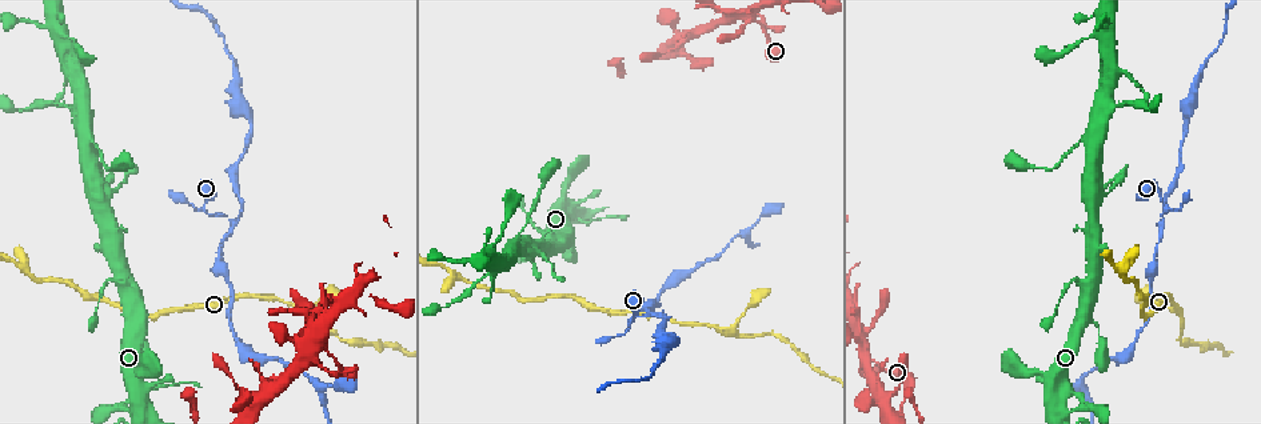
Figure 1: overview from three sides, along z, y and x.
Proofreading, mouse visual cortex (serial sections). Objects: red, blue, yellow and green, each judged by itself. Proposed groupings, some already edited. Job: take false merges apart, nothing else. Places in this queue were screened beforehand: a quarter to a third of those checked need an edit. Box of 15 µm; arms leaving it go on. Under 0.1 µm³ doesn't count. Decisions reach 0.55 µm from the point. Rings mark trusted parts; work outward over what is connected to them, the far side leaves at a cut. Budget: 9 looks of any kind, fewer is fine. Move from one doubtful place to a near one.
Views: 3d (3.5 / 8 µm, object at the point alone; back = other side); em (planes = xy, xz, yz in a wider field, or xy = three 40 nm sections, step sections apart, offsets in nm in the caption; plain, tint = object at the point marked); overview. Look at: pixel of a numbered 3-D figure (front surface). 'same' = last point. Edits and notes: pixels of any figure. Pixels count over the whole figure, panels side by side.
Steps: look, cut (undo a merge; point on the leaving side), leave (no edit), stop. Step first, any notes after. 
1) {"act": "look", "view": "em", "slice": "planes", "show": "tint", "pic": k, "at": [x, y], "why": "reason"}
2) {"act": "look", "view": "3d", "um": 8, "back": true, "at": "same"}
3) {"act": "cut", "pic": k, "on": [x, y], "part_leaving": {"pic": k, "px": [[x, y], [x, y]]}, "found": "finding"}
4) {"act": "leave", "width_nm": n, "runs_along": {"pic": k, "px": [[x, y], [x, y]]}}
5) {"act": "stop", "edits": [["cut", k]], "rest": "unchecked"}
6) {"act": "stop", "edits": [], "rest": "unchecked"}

{"act": "look", "view": "3d", "um": 3.5, "pic": 1, "at": [1162, 223], "why": "side arm on a straight run"}

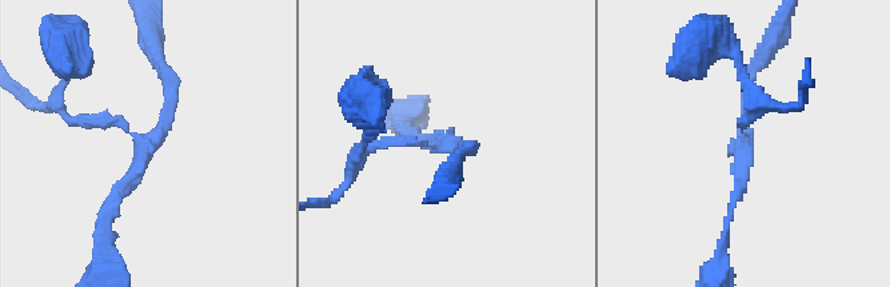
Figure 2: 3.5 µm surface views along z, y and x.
{"act": "look", "view": "em", "slice": "xy", "step": 5, "show": "tint", "pic": 2, "at": [746, 146], "arms": 3, "arm_widths_nm": [150, 150, 150], "why": "now the EM"}

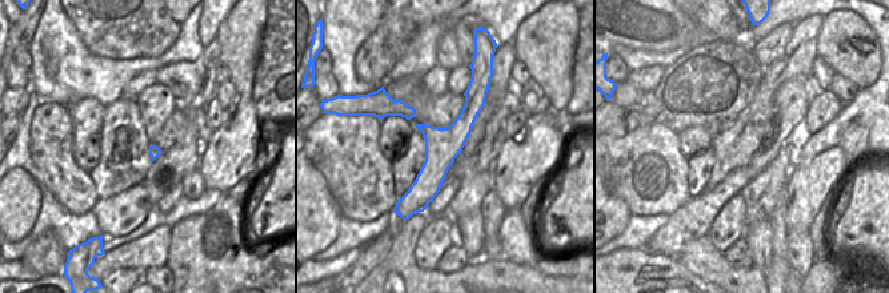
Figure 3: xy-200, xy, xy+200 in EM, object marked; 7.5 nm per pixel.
{"act": "leave", "found": "all the same cell"}

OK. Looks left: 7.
{"act": "look", "view": "3d", "um": 3.5, "pic": 1, "at": [1173, 310], "why": "arms part here"}

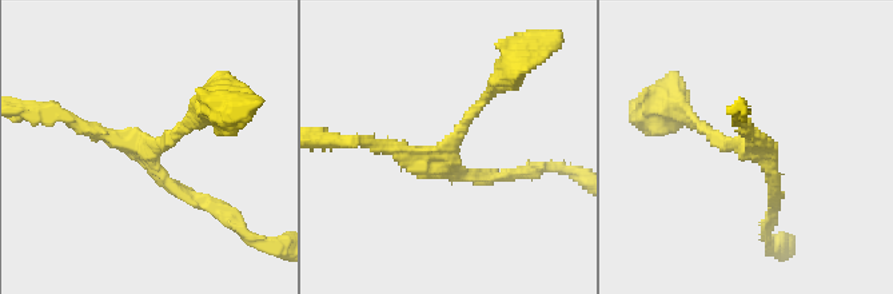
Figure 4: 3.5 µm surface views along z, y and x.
{"act": "leave", "arms": 3, "runs_along": {"pic": 4, "px": [[361, 139], [439, 157], [489, 92]]}, "found": "continuous, no second cell"}

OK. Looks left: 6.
{"act": "look", "view": "3d", "um": 8, "pic": 1, "at": [320, 385], "why": "branch point"}

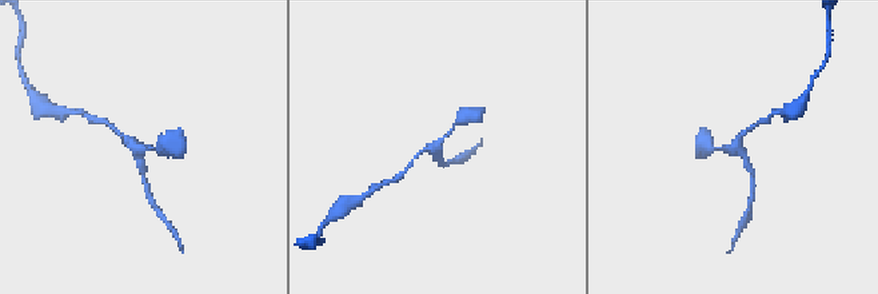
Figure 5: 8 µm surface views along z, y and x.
{"act": "look", "view": "em", "slice": "xy", "step": 3, "show": "tint", "pic": 5, "at": [434, 147], "arms": 3, "arm_widths_nm": [100, 150, 200], "why": "now the EM"}

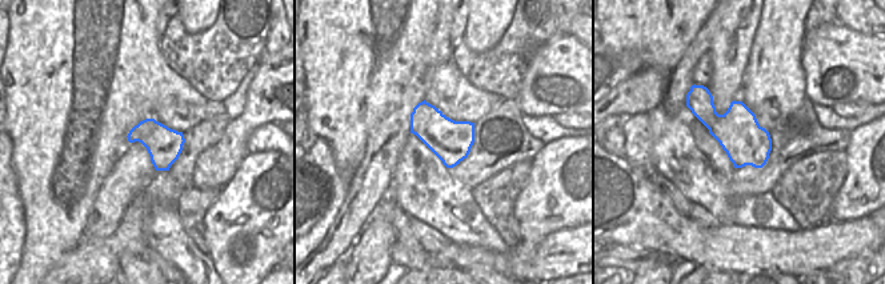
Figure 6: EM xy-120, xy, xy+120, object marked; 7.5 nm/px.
{"act": "leave", "width_nm": 320, "runs_along": {"pic": 5, "px": [[410, 167], [422, 150], [439, 144], [461, 120]]}, "found": "one cell here"}

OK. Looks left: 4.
{"act": "look", "view": "3d", "um": 3.5, "pic": 1, "at": [90, 139], "why": "branch point"}

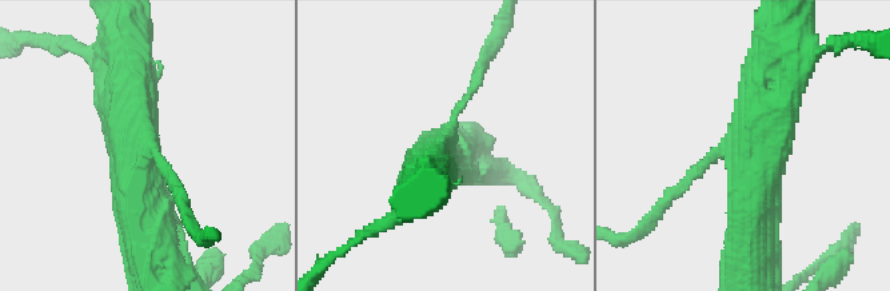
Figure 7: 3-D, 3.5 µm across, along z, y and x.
{"act": "look", "view": "em", "slice": "xy", "step": 3, "show": "tint", "pic": 7, "at": [147, 148], "why": "shape alone is not enough"}

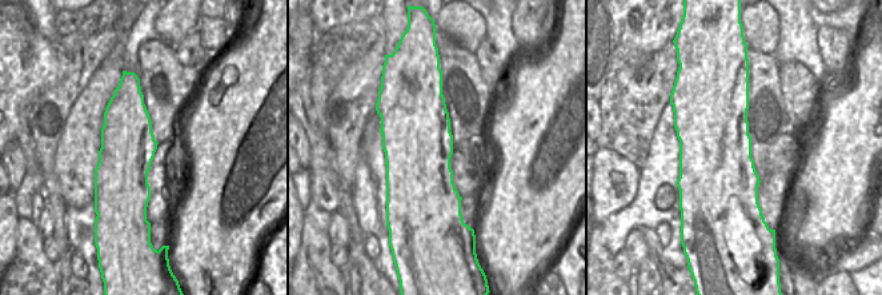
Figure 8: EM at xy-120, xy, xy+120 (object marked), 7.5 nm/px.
{"act": "leave", "arm_widths_nm": [100, 600, 600], "runs_along": {"pic": 7, "px": [[749, 244], [766, 100], [777, 72]]}, "found": "all the same cell"}

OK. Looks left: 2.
{"act": "stop", "edits": [], "rest": "unchecked"}

